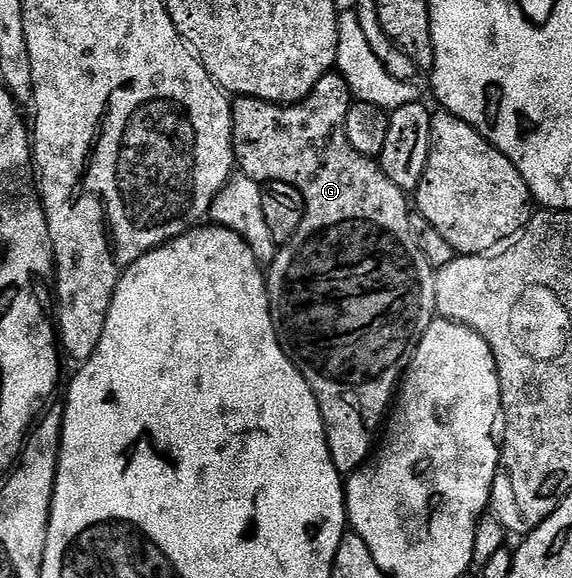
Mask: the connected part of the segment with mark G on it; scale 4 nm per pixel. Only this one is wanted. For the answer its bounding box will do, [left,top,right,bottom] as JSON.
[232,72,437,476]

